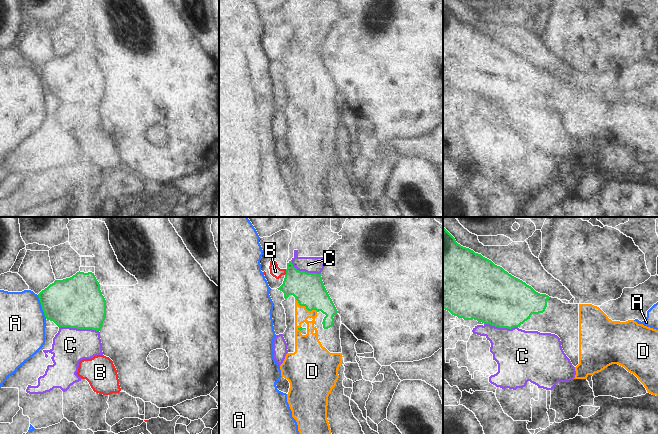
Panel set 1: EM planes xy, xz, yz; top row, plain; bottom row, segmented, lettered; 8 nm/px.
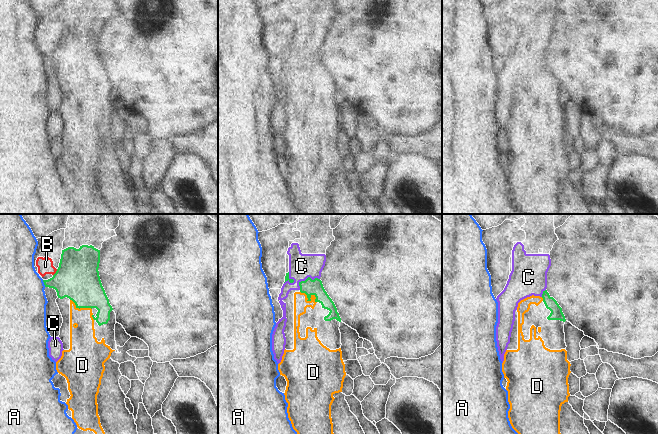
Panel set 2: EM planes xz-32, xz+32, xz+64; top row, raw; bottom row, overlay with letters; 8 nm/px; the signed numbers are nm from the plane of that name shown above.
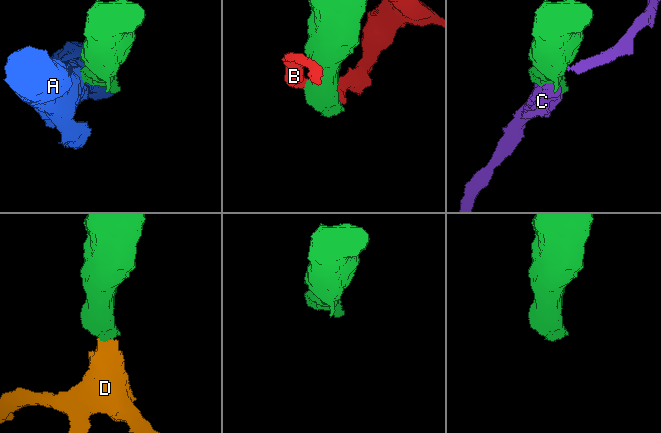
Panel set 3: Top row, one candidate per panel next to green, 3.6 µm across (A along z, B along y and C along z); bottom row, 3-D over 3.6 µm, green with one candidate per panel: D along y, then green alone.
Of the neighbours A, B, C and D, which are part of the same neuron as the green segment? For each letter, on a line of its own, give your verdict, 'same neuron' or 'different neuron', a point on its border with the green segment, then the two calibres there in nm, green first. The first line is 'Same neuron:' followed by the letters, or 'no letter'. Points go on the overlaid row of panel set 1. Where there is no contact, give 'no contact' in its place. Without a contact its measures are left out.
Same neuron: D
A: different neuron; meets green in xy at (42, 307); 400 nm thick on the green side, 360 nm on the other
B: different neuron; meets green in xz at (286, 272); 260 nm thick on the green side, 90 nm on the other
C: different neuron; meets green in xy at (79, 328); 420 nm thick on the green side, 280 nm on the other
D: same neuron; meets green in xz at (305, 306); 260 nm thick on the green side, 110 nm on the other

